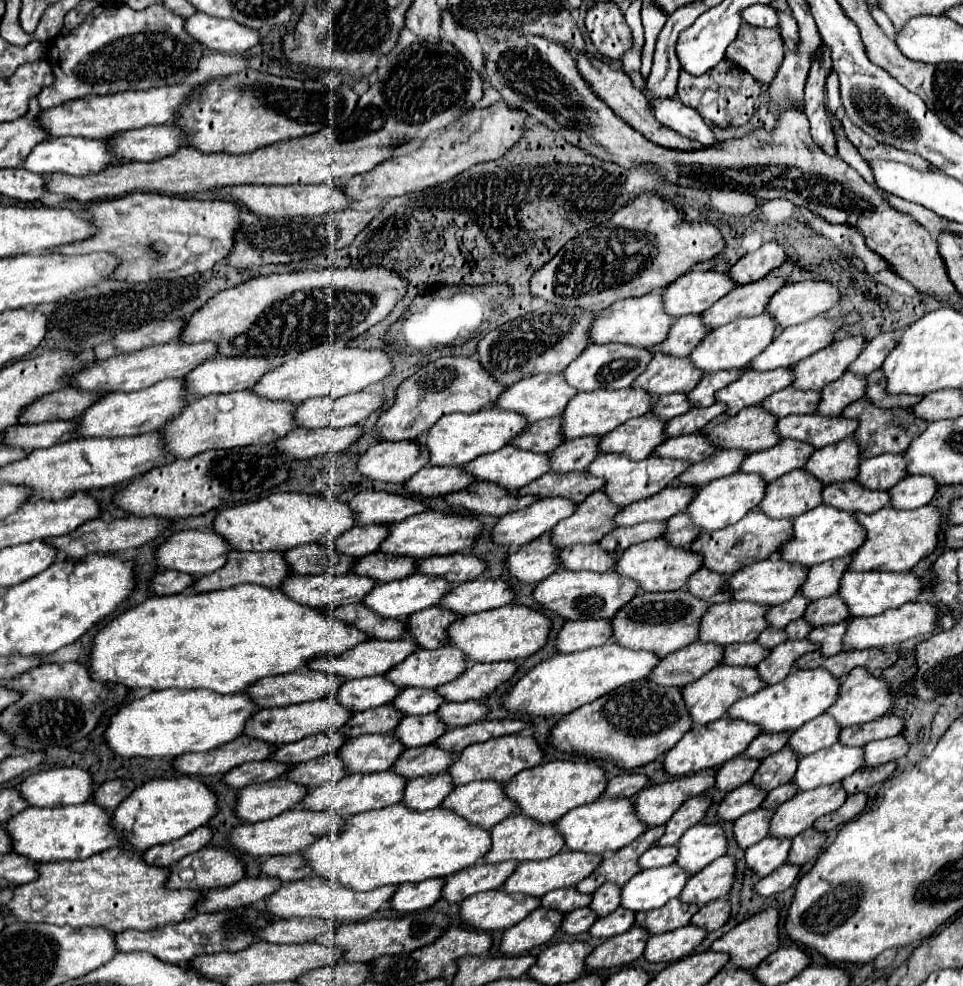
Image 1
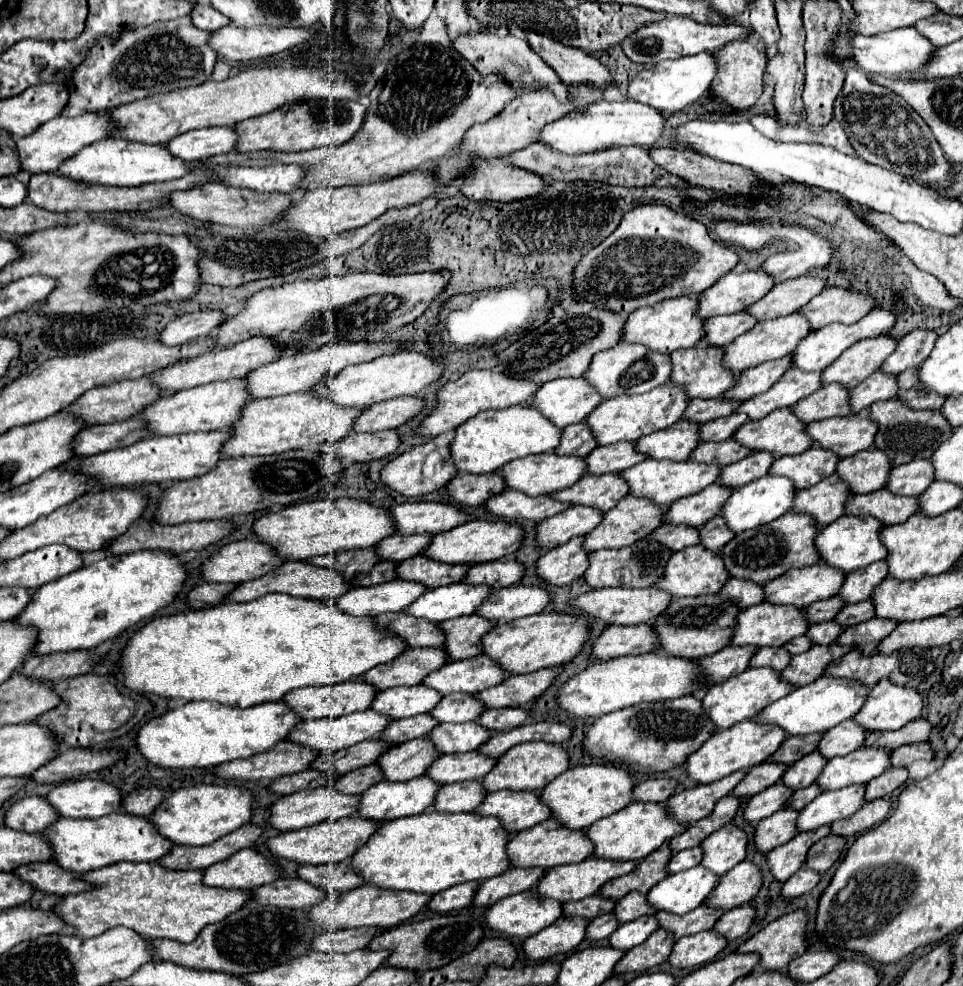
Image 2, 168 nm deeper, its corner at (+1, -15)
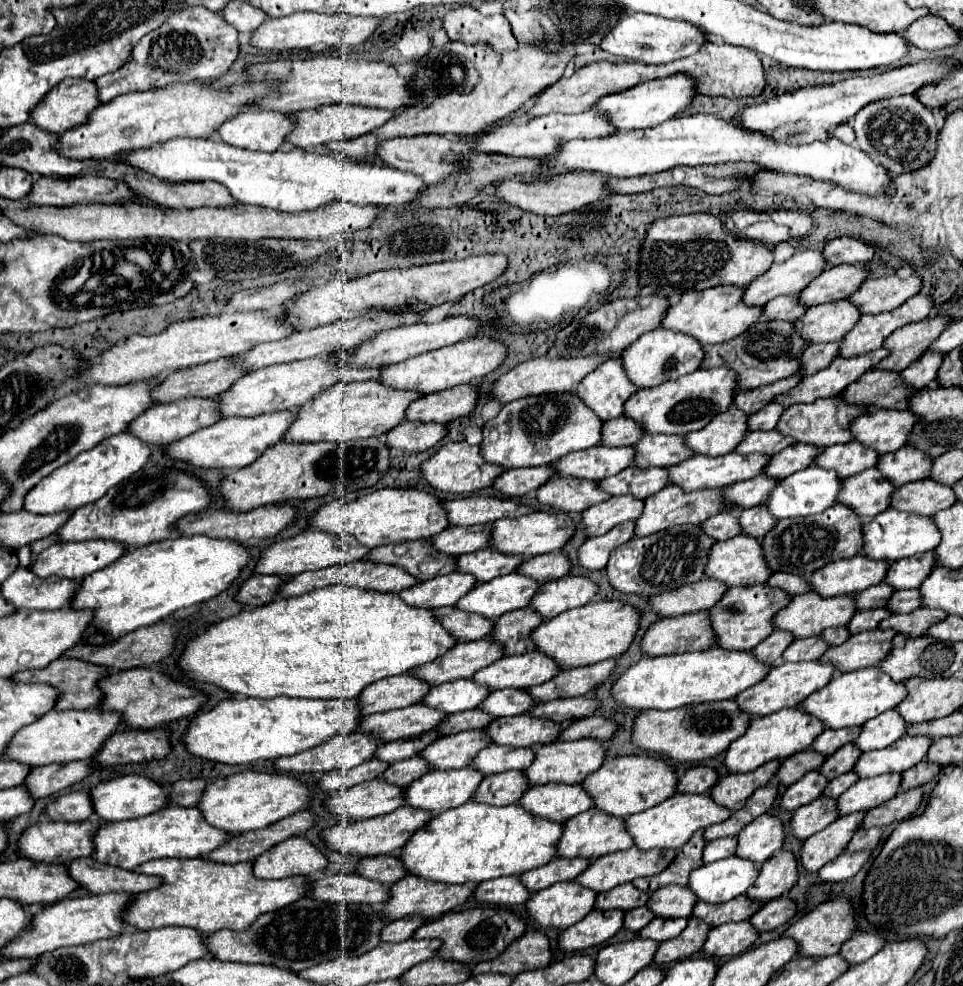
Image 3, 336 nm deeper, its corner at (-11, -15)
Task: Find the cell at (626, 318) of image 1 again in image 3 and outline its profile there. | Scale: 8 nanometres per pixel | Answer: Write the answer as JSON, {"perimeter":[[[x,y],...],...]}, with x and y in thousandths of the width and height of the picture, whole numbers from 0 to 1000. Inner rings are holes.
{"perimeter":[[[744,290],[744,292],[733,292],[727,296],[708,298],[708,302],[702,308],[696,308],[690,314],[685,331],[719,341],[729,351],[735,351],[735,349],[748,349],[748,347],[760,345],[762,341],[779,333],[783,327],[787,327],[787,323],[789,323],[789,312],[771,308],[771,292]]]}

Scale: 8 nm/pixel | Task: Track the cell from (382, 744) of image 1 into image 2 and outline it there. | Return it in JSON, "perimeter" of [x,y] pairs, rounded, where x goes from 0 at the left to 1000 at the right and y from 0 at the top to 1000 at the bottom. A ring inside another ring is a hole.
{"perimeter":[[[432,748],[420,753],[415,757],[405,759],[401,765],[393,769],[393,777],[399,781],[401,791],[426,791],[442,785],[449,773],[457,767],[440,748]]]}

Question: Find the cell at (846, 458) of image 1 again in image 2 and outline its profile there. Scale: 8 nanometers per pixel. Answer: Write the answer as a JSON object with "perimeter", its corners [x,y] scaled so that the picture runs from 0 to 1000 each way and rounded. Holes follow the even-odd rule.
{"perimeter":[[[906,454],[872,467],[868,479],[887,501],[901,501],[920,493],[926,469],[918,462],[918,458]]]}

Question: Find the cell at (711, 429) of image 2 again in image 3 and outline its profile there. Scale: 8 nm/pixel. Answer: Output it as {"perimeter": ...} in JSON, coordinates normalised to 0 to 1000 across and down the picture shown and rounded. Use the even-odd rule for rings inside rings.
{"perimeter":[[[802,408],[802,410],[793,412],[789,418],[779,420],[777,426],[775,426],[777,436],[804,436],[804,432],[806,432],[812,416],[814,416],[814,412]]]}

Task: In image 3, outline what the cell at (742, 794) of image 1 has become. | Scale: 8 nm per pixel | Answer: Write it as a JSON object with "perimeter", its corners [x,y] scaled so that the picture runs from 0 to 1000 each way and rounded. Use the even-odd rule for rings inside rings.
{"perimeter":[[[852,783],[835,785],[829,793],[825,793],[822,797],[818,797],[814,801],[814,805],[810,807],[810,819],[822,824],[822,822],[852,809],[858,795],[860,795],[860,791]]]}

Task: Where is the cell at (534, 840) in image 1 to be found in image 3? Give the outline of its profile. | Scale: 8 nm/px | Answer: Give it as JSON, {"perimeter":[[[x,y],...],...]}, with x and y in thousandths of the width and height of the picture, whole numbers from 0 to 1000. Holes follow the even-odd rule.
{"perimeter":[[[613,819],[600,828],[594,828],[586,834],[584,848],[577,856],[577,870],[623,870],[642,862],[650,862],[656,858],[656,852],[652,852],[652,846],[648,844],[648,832],[646,830],[636,830],[619,819]]]}

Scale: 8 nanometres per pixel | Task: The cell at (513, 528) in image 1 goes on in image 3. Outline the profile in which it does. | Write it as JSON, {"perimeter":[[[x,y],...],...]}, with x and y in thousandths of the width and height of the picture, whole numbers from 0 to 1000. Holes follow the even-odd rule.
{"perimeter":[[[636,503],[625,511],[609,515],[604,519],[604,531],[611,546],[623,544],[652,527],[660,527],[660,523],[667,519],[667,511],[669,509],[660,507],[658,503]]]}

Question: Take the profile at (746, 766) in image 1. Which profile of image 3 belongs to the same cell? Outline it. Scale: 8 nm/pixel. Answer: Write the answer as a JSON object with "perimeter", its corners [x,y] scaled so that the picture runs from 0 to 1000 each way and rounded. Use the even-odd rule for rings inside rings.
{"perimeter":[[[833,761],[816,771],[812,771],[808,783],[804,785],[804,793],[812,795],[812,797],[820,797],[827,791],[831,791],[837,783],[841,781],[849,781],[852,775],[856,773],[858,767],[845,763],[845,761]]]}

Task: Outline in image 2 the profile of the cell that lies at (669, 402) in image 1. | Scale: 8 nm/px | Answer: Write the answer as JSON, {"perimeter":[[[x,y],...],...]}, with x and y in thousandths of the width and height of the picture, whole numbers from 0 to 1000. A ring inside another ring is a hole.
{"perimeter":[[[721,404],[721,406],[717,406],[717,412],[714,412],[710,424],[731,430],[731,428],[744,426],[748,422],[758,422],[768,410],[771,410],[768,406],[752,406],[752,404],[727,406],[727,404]]]}

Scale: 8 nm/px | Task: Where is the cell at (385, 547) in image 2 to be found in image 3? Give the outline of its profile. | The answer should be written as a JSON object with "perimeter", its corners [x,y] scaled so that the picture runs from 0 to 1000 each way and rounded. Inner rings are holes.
{"perimeter":[[[467,533],[455,544],[449,544],[447,552],[453,554],[453,558],[459,562],[478,564],[484,560],[494,560],[498,556],[505,556],[507,544],[509,544],[509,533],[490,533],[490,535]]]}

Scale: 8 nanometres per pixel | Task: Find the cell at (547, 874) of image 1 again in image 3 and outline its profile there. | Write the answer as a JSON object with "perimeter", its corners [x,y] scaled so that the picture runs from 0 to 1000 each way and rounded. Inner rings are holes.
{"perimeter":[[[660,860],[644,862],[615,872],[611,880],[596,890],[596,895],[623,907],[642,897],[656,895],[658,890],[687,884],[696,872],[700,872],[700,866],[702,864],[690,864],[681,860],[677,864],[660,864]]]}

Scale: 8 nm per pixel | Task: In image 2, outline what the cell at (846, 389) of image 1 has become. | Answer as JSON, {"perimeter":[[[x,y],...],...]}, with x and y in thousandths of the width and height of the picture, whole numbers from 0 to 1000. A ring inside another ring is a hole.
{"perimeter":[[[908,377],[901,385],[885,394],[885,416],[891,420],[893,416],[906,412],[908,408],[914,406],[926,406],[933,400],[933,383],[930,381],[920,381],[918,377]]]}

